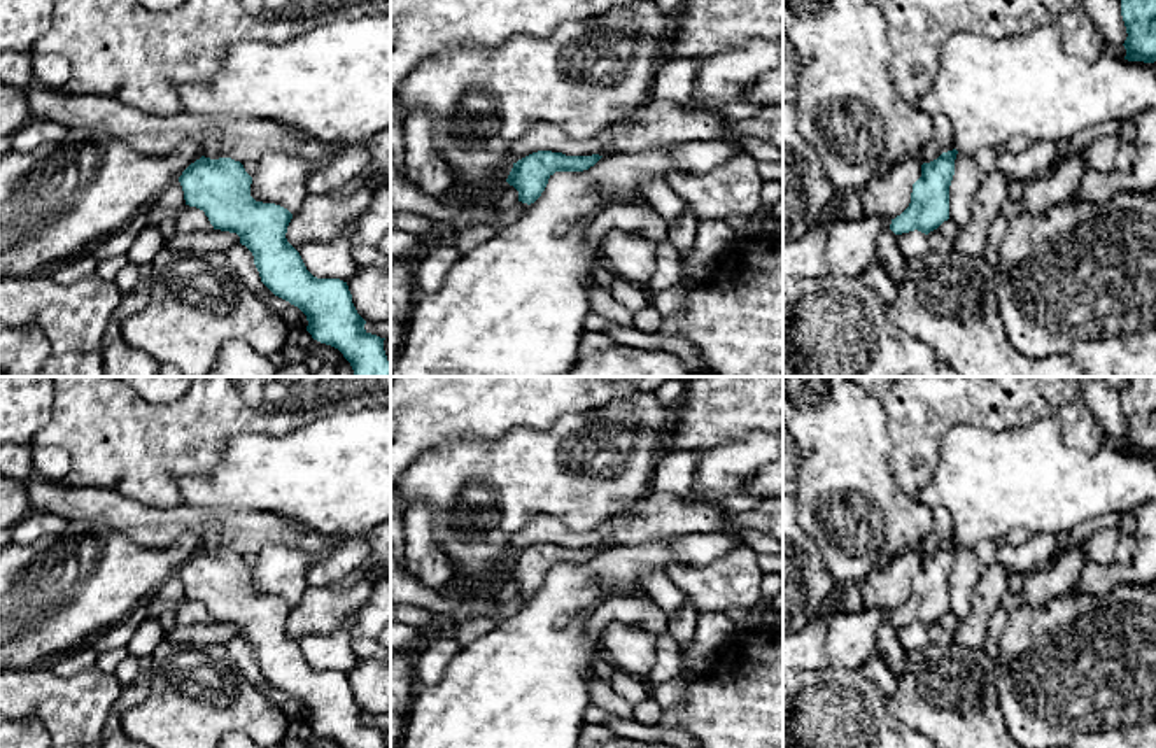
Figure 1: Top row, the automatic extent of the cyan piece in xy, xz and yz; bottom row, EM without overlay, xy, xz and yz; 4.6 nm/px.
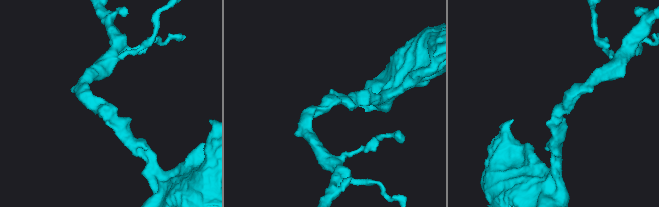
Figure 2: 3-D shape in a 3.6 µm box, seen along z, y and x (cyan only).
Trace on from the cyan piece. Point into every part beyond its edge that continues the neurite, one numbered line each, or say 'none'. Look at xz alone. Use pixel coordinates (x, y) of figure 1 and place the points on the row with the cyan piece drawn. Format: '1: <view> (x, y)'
none

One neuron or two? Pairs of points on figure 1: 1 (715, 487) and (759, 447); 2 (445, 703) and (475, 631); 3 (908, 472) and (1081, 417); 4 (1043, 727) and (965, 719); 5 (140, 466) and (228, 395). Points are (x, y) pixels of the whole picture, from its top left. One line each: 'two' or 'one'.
1: one
2: two
3: one
4: two
5: one

